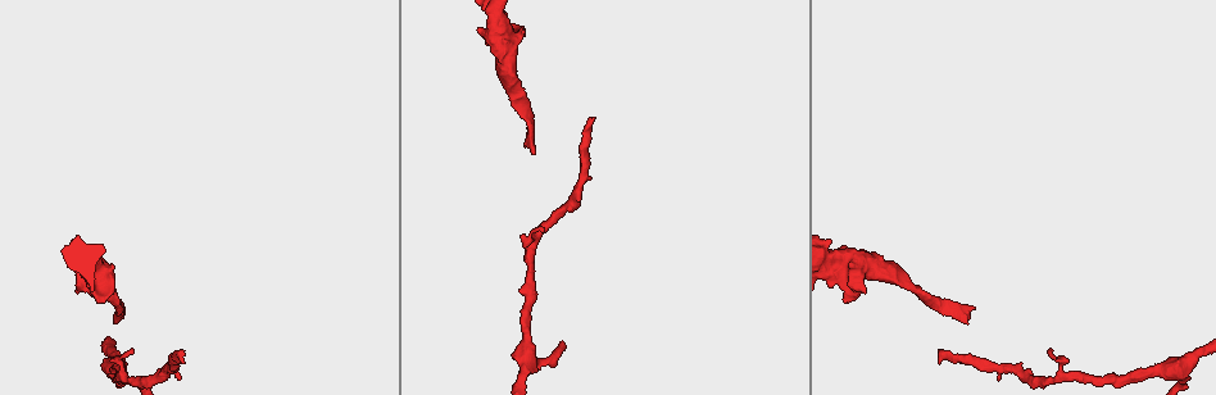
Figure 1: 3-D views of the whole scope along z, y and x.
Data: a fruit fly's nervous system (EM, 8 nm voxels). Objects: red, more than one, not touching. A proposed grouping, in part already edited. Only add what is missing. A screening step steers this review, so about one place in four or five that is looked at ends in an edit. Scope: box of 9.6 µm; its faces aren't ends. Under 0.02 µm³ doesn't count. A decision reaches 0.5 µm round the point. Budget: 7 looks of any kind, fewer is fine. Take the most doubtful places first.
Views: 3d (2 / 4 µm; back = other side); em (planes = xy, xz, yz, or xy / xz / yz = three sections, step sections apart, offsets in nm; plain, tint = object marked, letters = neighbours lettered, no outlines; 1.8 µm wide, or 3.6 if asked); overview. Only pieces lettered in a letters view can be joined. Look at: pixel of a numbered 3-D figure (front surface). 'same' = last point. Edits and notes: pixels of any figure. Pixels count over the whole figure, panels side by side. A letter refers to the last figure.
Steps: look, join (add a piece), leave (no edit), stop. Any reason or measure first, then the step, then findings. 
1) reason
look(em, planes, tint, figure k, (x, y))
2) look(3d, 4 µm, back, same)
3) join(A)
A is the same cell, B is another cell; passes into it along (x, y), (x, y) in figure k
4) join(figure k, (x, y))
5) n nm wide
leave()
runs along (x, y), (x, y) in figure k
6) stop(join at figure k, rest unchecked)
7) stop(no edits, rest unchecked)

free end
look(em, xy, step 8, letters, figure 1, (525, 148))

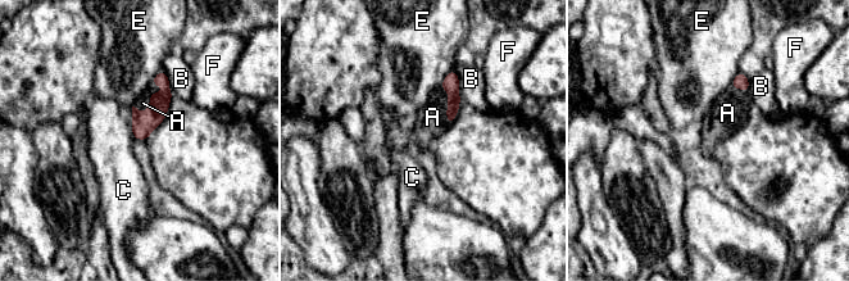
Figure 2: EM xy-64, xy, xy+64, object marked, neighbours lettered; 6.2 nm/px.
look(em, xz, step 4, letters, same)

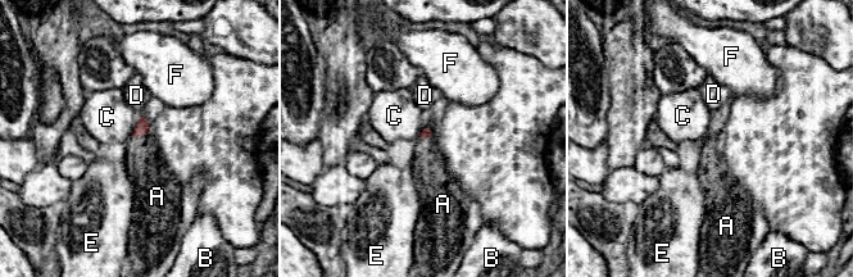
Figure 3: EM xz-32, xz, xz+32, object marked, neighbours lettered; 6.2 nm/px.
join(A)
A is the same cell, B, C, D, E and F are other cells; passes into it along (143, 127), (140, 135), (146, 169) in figure 3; it goes on there

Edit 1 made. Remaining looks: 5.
look(overview)

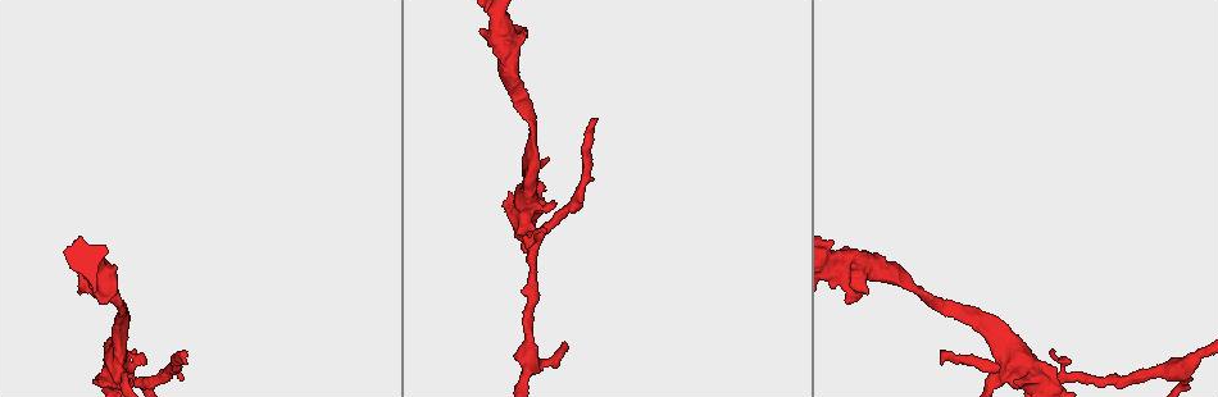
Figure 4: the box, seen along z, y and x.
an open end
look(em, 3.6 µm, planes, letters, figure 4, (941, 364))

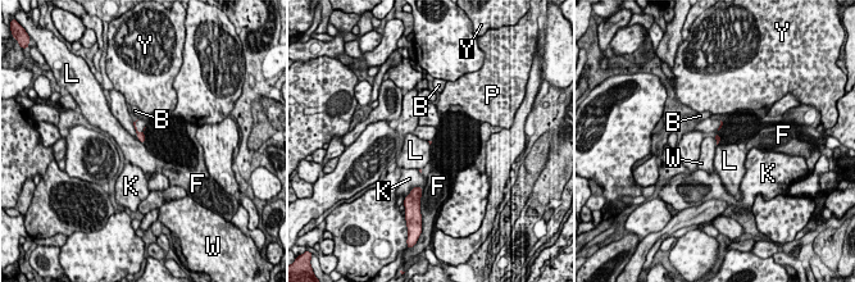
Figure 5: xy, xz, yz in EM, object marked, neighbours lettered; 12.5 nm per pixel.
W touches over 200 nm
join(P)
P is the same cell, B, F, K, L, W and Y are other cells; passes into it along (140, 135), (136, 127), (141, 123) in figure 5; the cell continues

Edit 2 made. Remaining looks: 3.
two arms in line, one across
look(em, planes, tint, figure 4, (859, 273))

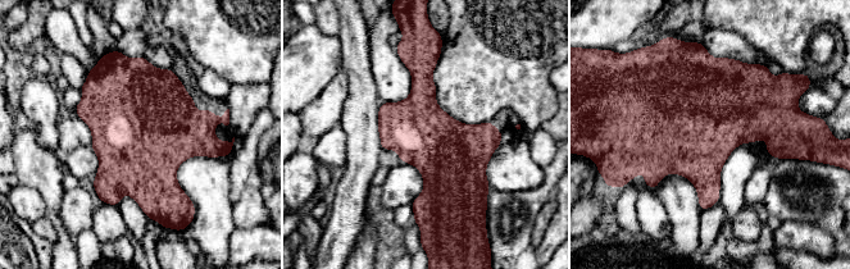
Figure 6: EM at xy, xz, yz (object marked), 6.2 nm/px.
what lies round it
look(em, planes, letters, same)

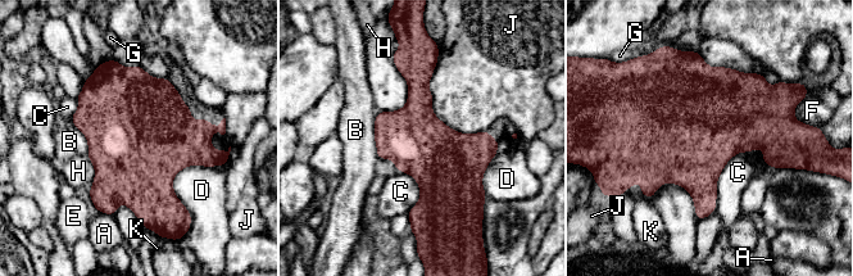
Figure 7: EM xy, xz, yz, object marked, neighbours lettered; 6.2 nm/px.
leave()
A, B, C, D, E, F, G, H, J and K are other cells; border along (438, 55), (432, 112), (485, 131) in figure 7; no lettered piece goes on from it

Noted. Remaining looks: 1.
stop(join at figure 3, join at figure 5, rest unchecked)

